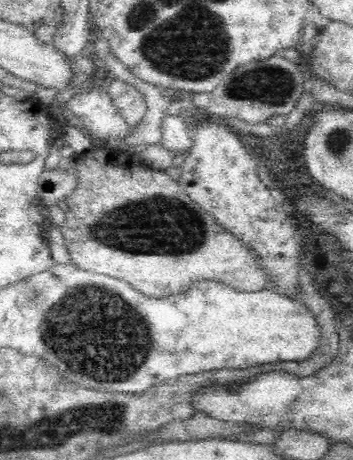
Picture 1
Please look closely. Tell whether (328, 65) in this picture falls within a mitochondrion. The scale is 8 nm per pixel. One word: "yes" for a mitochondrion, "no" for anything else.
no

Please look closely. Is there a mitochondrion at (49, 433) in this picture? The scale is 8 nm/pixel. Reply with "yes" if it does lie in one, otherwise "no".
yes

